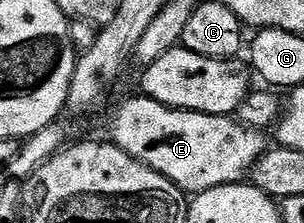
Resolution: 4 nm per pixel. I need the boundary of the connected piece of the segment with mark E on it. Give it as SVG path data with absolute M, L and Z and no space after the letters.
M136 95L115 113L110 140L133 159L169 179L187 195L213 187L240 184L269 148L264 134L245 127L234 116L218 117L170 109L153 99Z

